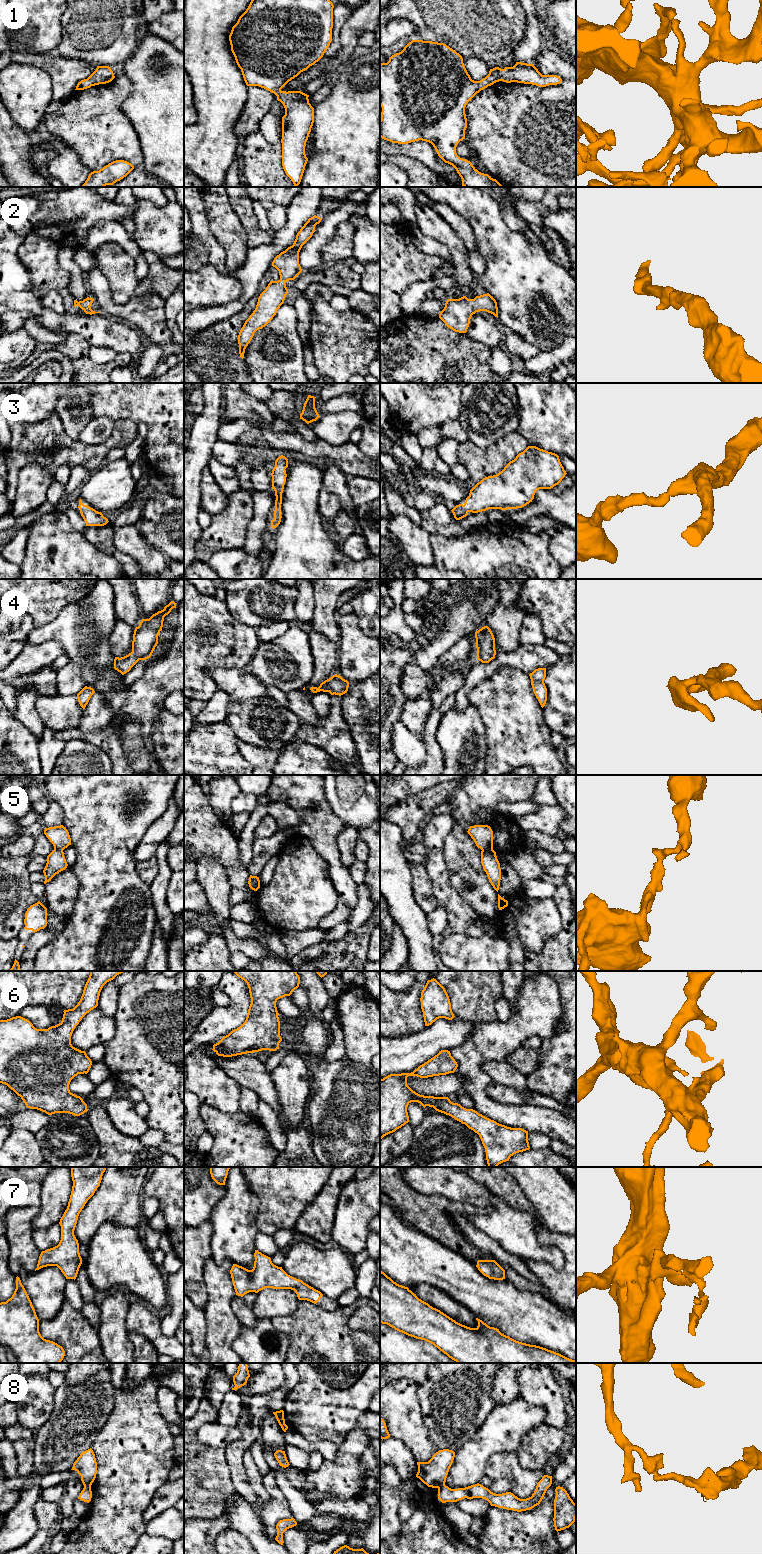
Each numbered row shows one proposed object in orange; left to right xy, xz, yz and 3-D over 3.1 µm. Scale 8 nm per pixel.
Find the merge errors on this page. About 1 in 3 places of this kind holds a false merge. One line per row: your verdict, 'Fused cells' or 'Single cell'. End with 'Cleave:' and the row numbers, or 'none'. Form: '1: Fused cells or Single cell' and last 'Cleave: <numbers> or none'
1: Single cell
2: Single cell
3: Single cell
4: Single cell
5: Fused cells
6: Single cell
7: Single cell
8: Fused cells
Cleave: 5, 8

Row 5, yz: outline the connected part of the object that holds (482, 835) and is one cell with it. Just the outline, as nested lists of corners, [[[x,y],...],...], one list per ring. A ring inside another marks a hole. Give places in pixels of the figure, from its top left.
[[[474,825],[468,829],[468,834],[481,850],[493,849],[493,831],[488,825]]]

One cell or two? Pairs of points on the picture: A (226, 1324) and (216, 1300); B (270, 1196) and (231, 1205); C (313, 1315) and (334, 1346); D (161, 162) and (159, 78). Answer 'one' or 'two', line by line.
A: one
B: two
C: one
D: one

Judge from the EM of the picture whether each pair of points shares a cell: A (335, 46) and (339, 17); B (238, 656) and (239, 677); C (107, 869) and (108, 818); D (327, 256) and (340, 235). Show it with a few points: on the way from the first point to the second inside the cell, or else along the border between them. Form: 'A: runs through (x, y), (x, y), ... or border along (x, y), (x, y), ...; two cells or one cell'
A: runs through (336, 39), (338, 24); one cell
B: border along (214, 666), (240, 666), (248, 668); two cells
C: runs through (107, 856), (107, 831); one cell
D: runs through (332, 251), (340, 243), (340, 240); one cell

